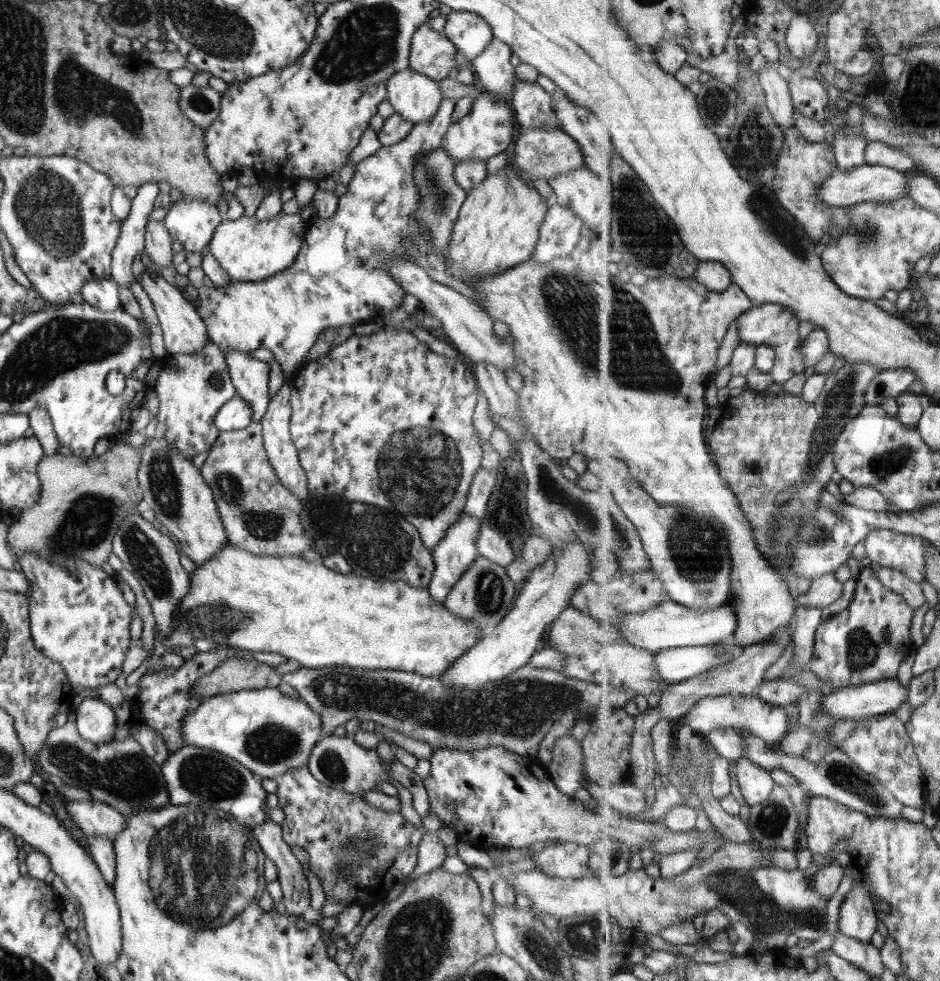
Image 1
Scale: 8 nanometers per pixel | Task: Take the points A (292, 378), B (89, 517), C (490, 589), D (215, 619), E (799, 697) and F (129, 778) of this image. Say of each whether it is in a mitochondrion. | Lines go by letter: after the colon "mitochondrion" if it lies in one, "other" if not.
A: other
B: mitochondrion
C: mitochondrion
D: mitochondrion
E: other
F: mitochondrion

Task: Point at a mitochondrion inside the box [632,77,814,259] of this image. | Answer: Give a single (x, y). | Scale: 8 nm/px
(753, 146)

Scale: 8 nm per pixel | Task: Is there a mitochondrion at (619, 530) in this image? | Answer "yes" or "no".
yes

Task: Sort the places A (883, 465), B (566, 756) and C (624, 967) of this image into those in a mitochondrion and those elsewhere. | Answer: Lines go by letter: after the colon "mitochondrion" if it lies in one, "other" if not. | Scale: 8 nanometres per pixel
A: mitochondrion
B: mitochondrion
C: other

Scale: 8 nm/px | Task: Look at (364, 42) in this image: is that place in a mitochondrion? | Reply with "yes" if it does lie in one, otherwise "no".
yes

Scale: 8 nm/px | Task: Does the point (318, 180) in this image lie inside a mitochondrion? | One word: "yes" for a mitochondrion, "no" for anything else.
no

